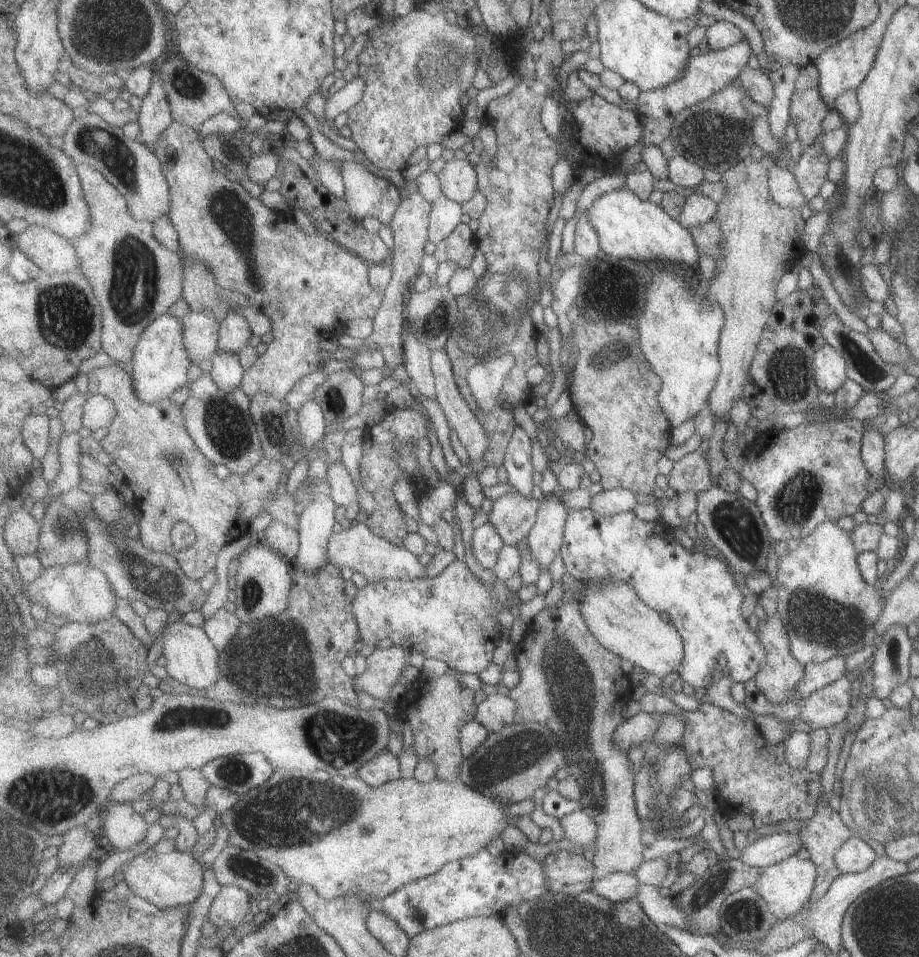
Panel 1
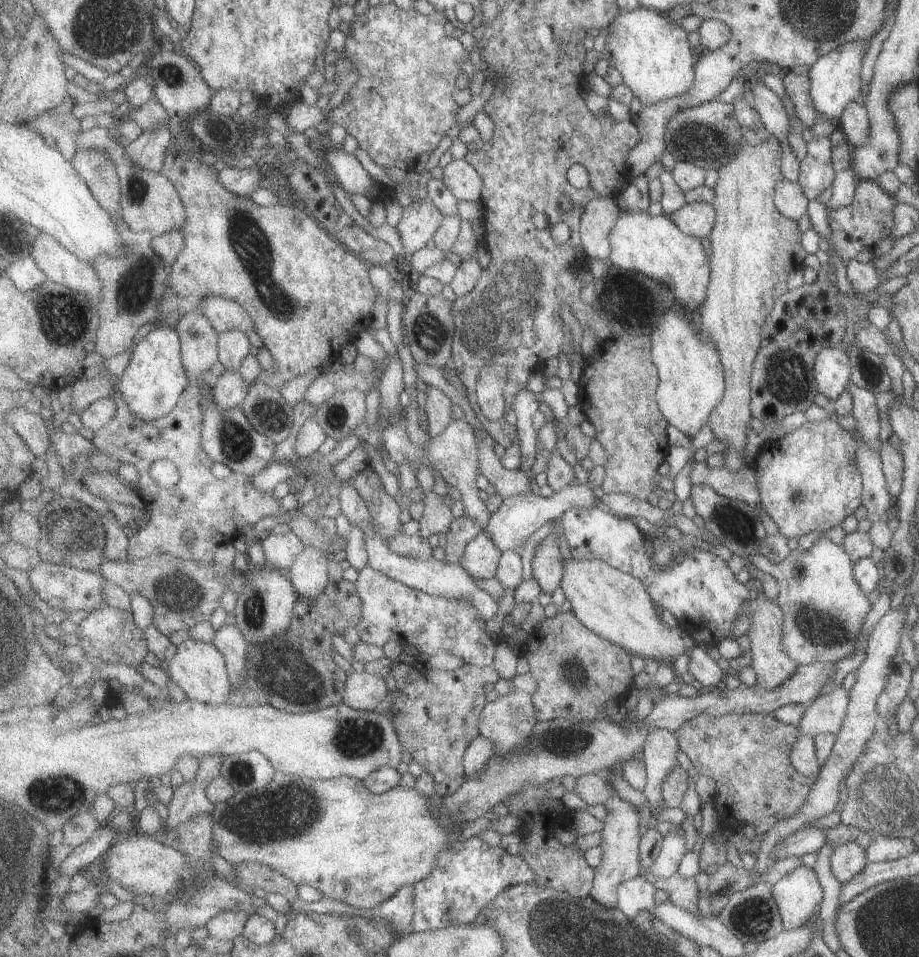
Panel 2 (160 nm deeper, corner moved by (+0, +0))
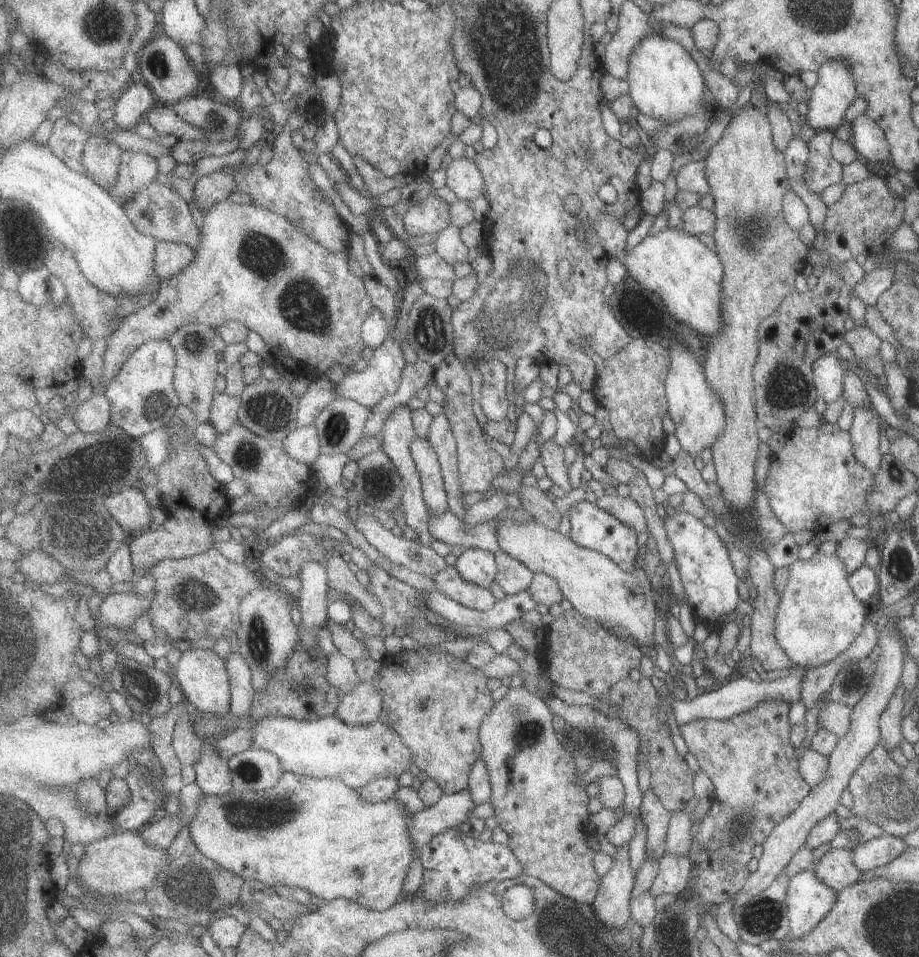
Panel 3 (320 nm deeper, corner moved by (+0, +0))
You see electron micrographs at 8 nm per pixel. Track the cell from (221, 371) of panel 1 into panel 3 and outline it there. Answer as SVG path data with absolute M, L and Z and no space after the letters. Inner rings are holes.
M224 391L216 394L209 421L216 434L225 434L237 424L242 402L243 396L239 394L229 394Z

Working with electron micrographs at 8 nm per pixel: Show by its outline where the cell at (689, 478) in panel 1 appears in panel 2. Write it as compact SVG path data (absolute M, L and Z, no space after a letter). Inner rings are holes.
M694 461L691 464L689 478L692 486L707 484L718 494L747 502L747 504L755 506L757 510L762 508L755 469L751 469L748 466L743 466L741 470L733 471L724 467L711 468L707 466L705 461Z

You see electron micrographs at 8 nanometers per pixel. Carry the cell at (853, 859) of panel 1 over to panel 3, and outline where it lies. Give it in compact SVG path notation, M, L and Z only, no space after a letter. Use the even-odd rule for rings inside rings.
M851 846L832 849L820 858L814 869L817 878L838 893L841 893L843 888L858 882L862 874L851 860L852 849Z

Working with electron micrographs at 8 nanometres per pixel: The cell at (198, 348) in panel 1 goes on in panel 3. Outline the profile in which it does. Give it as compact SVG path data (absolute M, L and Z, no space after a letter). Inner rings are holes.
M189 322L177 330L171 338L168 338L177 357L174 385L180 398L180 404L187 406L193 412L195 422L200 424L210 421L212 403L217 394L215 380L219 376L217 364L221 358L220 354L213 349L213 338L218 335L215 329L207 324Z

